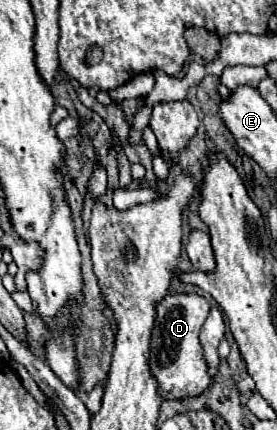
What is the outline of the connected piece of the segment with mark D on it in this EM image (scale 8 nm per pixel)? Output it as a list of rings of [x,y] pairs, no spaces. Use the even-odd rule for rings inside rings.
[[[198,293],[168,295],[156,309],[156,323],[152,331],[152,361],[150,373],[158,381],[158,391],[166,399],[184,399],[200,395],[210,387],[208,365],[202,355],[200,329],[210,313],[210,301]]]

